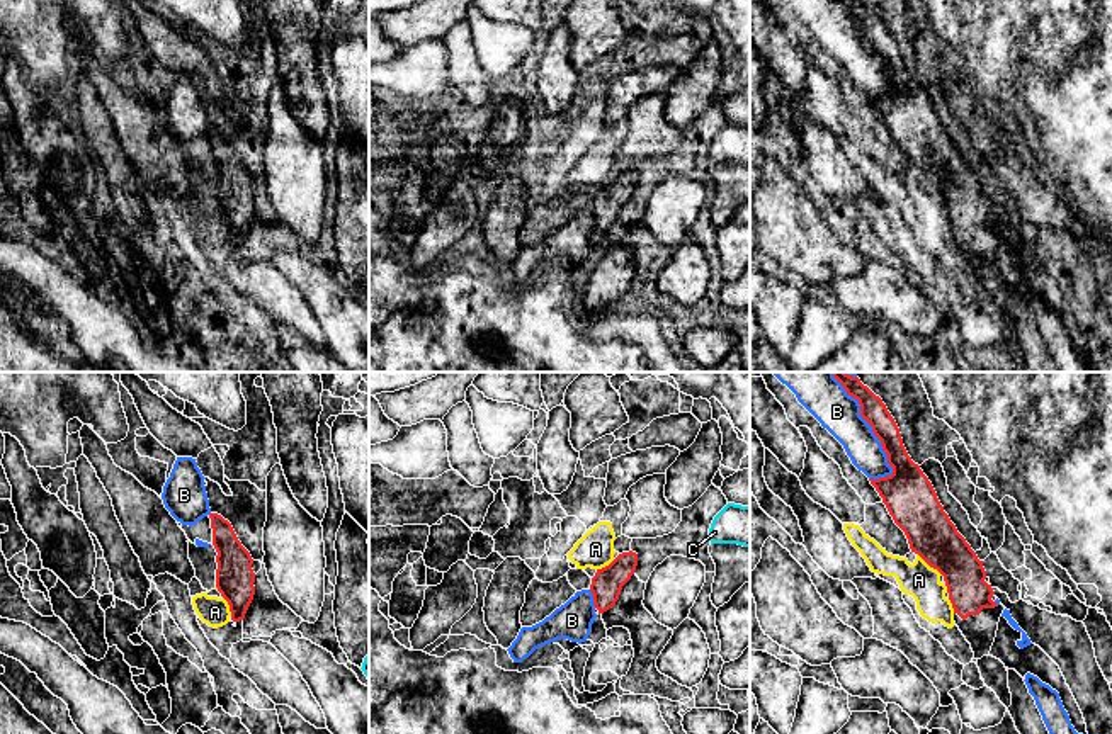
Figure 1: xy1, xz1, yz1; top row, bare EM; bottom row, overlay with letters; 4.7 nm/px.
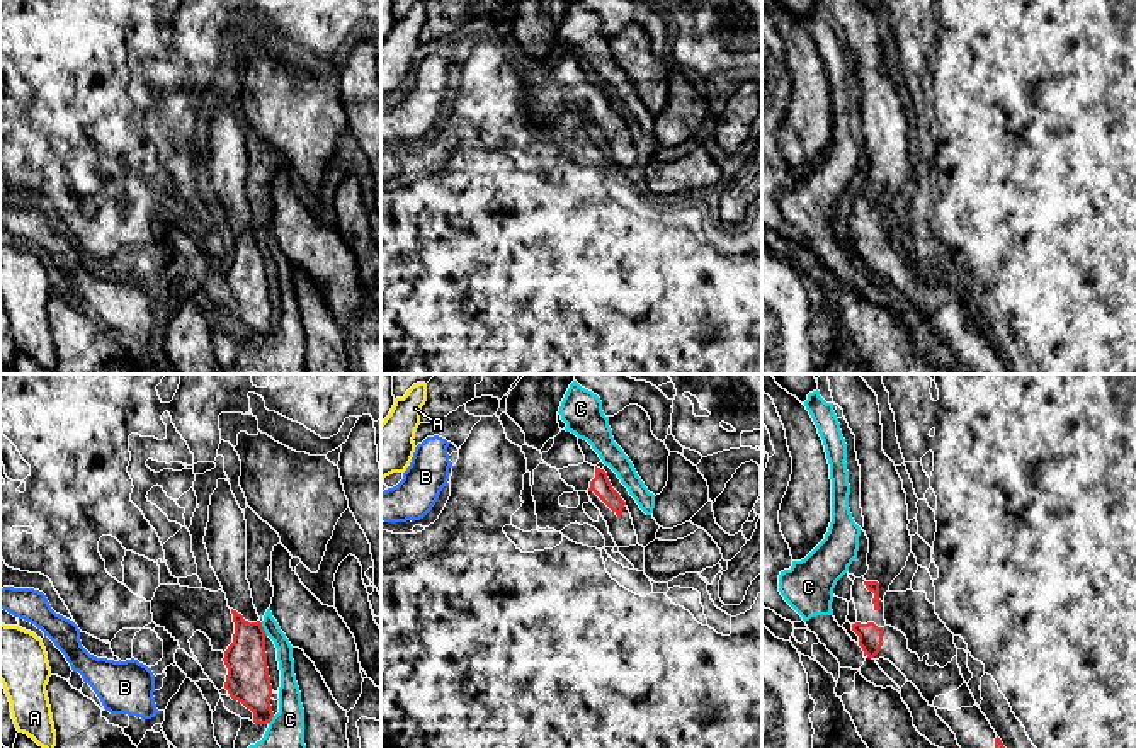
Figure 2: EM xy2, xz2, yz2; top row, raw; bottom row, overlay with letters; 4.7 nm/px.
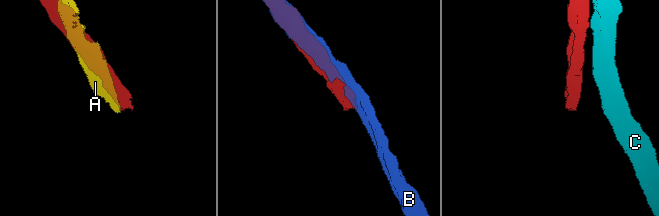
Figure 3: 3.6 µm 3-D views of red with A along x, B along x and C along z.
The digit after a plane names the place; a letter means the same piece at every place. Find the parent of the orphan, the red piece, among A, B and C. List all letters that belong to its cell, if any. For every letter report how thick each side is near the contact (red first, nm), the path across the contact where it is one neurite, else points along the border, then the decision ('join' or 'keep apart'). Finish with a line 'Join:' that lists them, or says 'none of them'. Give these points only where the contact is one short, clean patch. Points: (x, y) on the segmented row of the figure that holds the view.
A: 220 nm thick on the red side, 160 nm on the other; border along yz1 (917, 553), (942, 575); keep apart
B: 120 nm thick on the red side, 200 nm on the other; keep apart
C: 200 nm thick on the red side, 80 nm on the other; keep apart
Join: none of them

